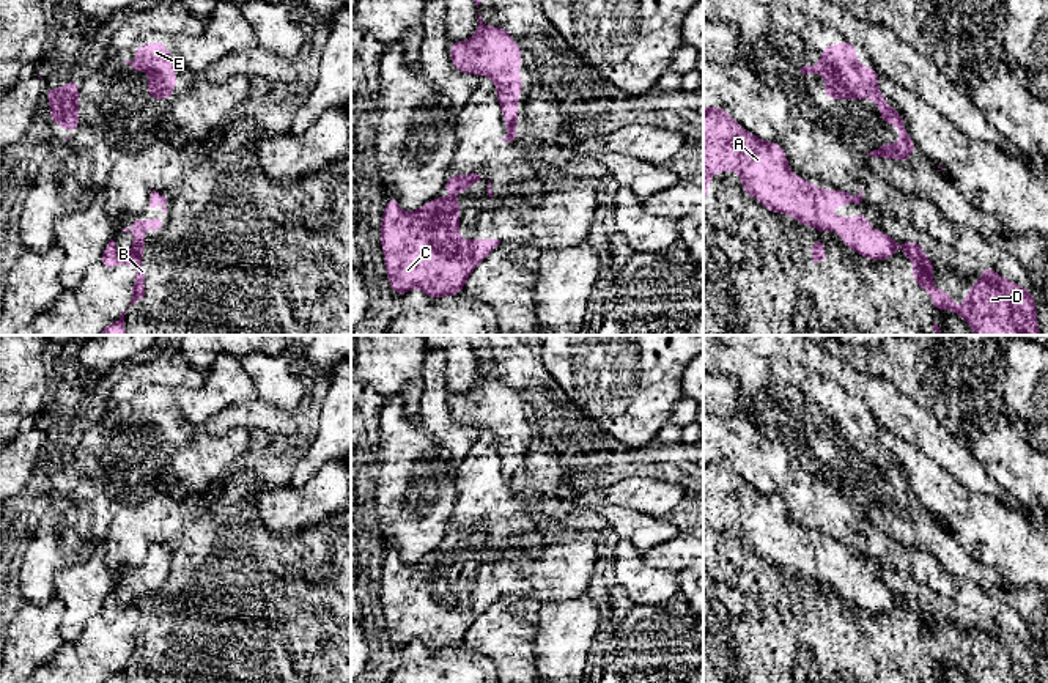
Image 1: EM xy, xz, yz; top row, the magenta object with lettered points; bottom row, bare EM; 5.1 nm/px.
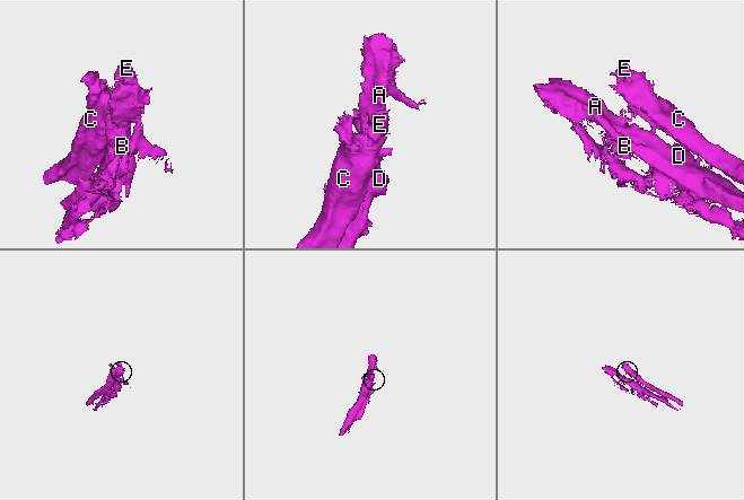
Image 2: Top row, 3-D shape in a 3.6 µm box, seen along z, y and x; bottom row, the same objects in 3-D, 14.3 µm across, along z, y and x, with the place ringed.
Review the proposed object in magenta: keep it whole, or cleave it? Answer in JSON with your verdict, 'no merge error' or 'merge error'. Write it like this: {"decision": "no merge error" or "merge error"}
{"decision": "merge error"}

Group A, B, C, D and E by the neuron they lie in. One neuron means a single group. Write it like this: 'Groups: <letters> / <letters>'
Groups: A B D / C E

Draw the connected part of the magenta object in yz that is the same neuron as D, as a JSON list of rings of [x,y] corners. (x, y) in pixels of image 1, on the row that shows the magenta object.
[[[703,107],[703,203],[708,197],[708,181],[724,170],[740,175],[743,192],[760,200],[768,212],[782,212],[795,217],[801,225],[814,225],[817,231],[826,233],[831,228],[842,238],[847,247],[864,258],[873,261],[889,260],[900,244],[903,255],[913,261],[913,279],[916,286],[924,288],[932,296],[935,312],[949,308],[955,316],[966,319],[976,335],[1040,335],[1037,323],[1037,305],[1032,293],[996,274],[994,268],[985,268],[980,280],[976,282],[963,297],[963,313],[944,290],[936,290],[933,283],[935,268],[932,260],[922,252],[916,241],[897,242],[886,231],[872,230],[870,220],[861,212],[856,217],[834,217],[831,208],[848,203],[847,197],[828,192],[804,178],[790,172],[787,154],[780,143],[763,142],[754,132],[744,132],[722,107]]]

